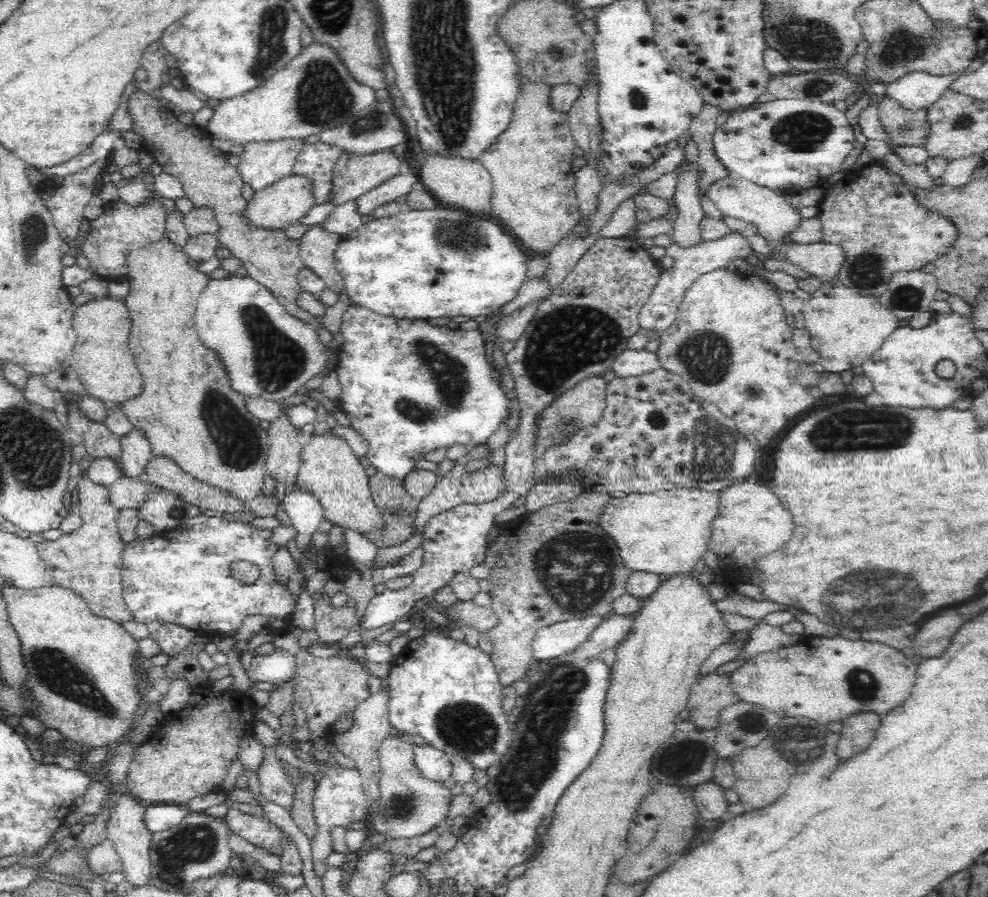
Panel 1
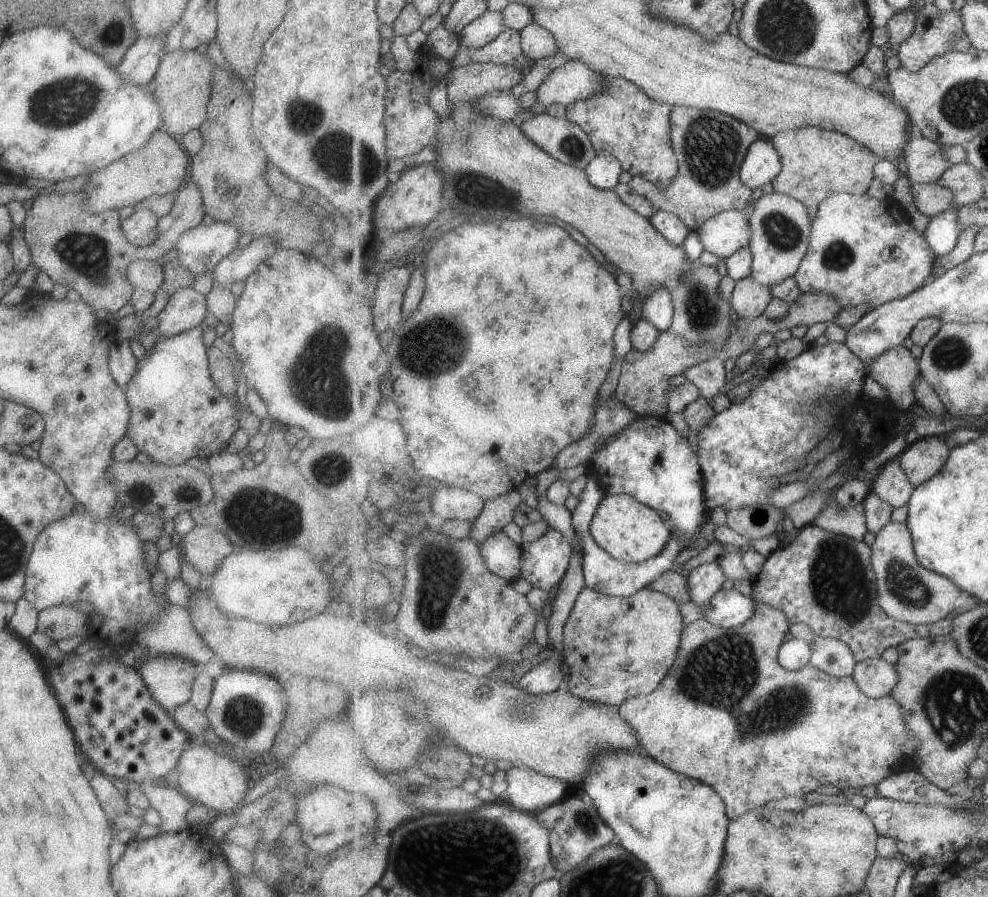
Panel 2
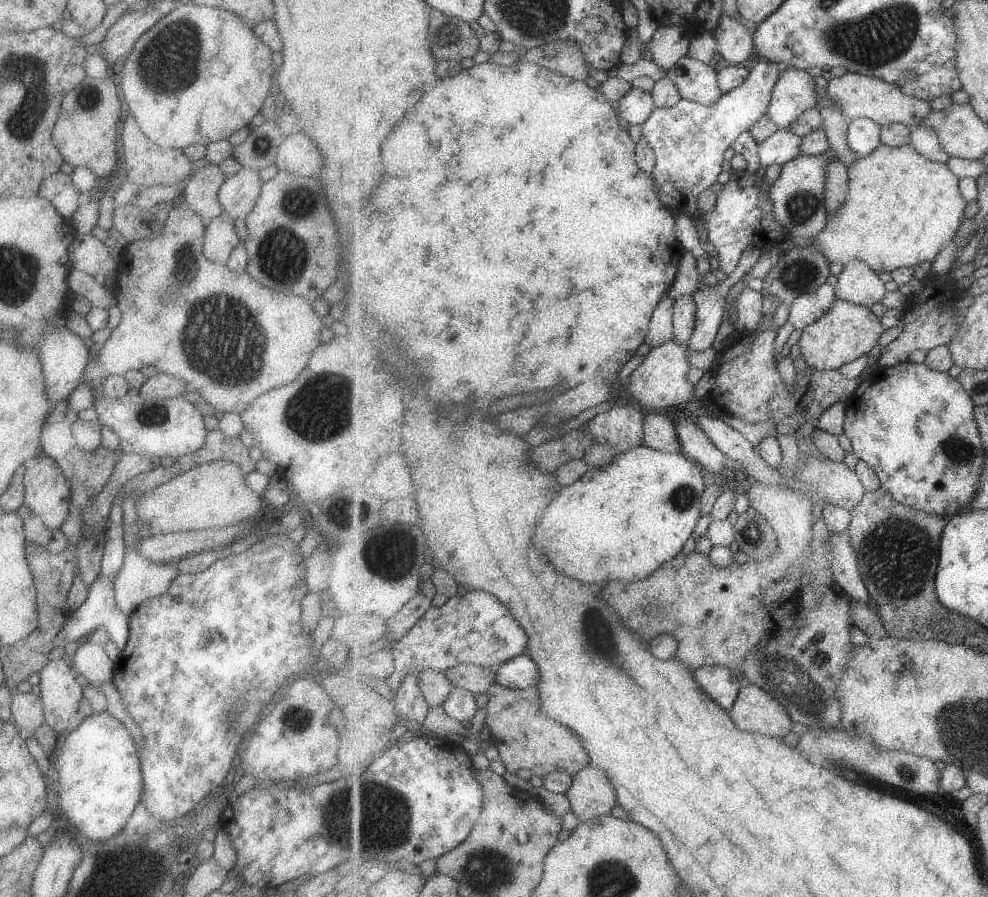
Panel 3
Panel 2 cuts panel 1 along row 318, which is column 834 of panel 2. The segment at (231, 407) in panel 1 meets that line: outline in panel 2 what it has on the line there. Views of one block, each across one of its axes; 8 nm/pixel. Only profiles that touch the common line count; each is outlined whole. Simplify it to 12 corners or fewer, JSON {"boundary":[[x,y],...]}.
{"boundary":[[809,126],[777,134],[773,190],[804,202],[864,195],[874,152]]}

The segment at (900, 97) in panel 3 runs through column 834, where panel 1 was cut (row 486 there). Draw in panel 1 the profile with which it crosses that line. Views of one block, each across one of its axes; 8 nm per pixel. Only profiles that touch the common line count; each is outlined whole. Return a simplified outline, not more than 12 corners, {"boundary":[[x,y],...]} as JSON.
{"boundary":[[86,476],[83,524],[35,546],[48,584],[97,618],[134,621],[122,597],[126,541],[108,488]]}

